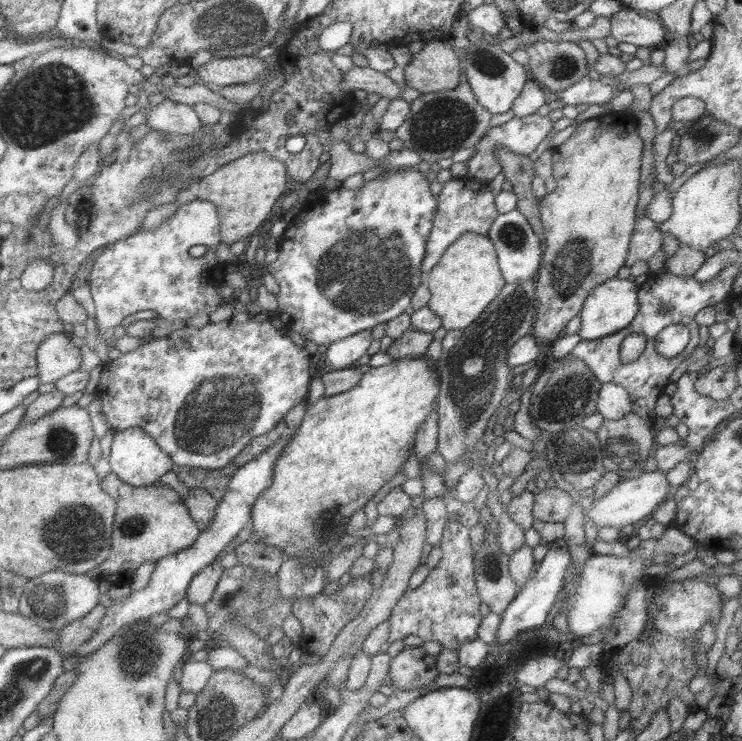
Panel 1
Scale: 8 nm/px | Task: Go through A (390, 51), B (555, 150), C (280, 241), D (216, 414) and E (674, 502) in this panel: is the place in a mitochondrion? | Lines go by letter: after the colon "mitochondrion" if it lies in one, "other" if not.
A: other
B: other
C: other
D: mitochondrion
E: other

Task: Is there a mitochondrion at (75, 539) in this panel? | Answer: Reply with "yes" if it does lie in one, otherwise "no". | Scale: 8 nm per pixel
yes

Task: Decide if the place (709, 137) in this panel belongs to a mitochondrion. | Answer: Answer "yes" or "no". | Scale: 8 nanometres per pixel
yes

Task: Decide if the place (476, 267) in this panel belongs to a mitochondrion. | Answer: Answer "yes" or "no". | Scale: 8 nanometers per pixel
no

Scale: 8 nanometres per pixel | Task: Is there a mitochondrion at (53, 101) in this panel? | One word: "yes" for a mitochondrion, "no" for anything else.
yes

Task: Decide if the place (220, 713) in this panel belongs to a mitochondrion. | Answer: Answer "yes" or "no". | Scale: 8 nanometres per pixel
yes

